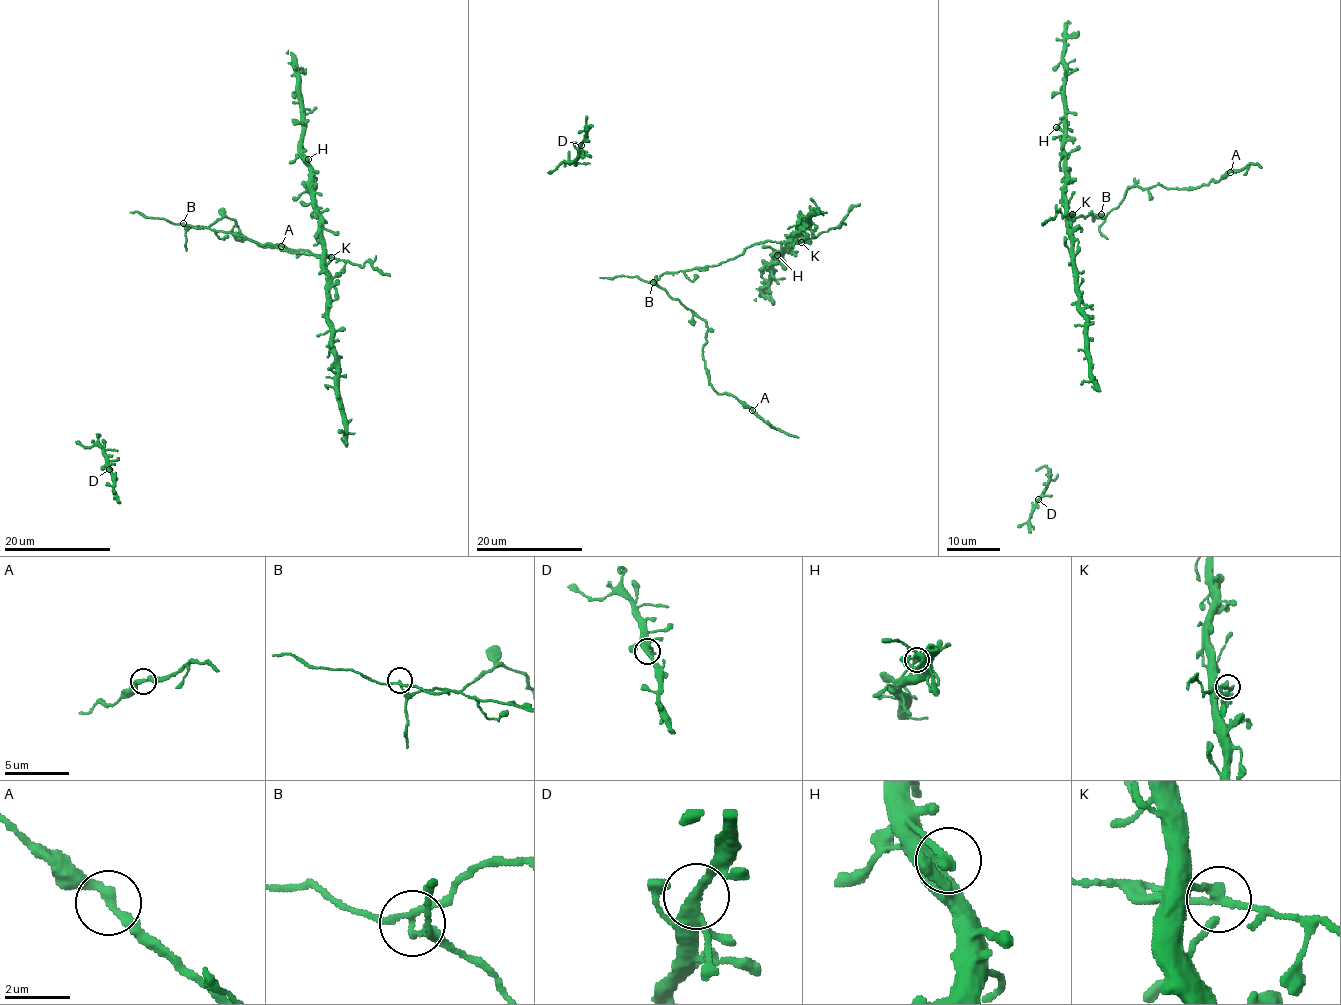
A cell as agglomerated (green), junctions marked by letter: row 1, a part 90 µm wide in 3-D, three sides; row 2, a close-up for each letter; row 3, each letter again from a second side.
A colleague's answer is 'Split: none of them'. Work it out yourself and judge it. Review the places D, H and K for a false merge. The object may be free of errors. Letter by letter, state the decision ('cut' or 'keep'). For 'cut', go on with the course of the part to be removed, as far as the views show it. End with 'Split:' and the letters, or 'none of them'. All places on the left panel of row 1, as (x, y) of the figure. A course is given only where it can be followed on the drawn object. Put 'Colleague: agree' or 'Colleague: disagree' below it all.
D: keep
H: keep
K: cut | (330, 257), (183, 224), (209, 226), (224, 217), (235, 222), (237, 239), (311, 252), (327, 263)
Split: K
Colleague: disagree

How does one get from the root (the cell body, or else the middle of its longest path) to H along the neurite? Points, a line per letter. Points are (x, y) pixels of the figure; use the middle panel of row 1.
H: (797, 231), (796, 237), (794, 235), (788, 250), (781, 253), (781, 259), (777, 259), (777, 255)

